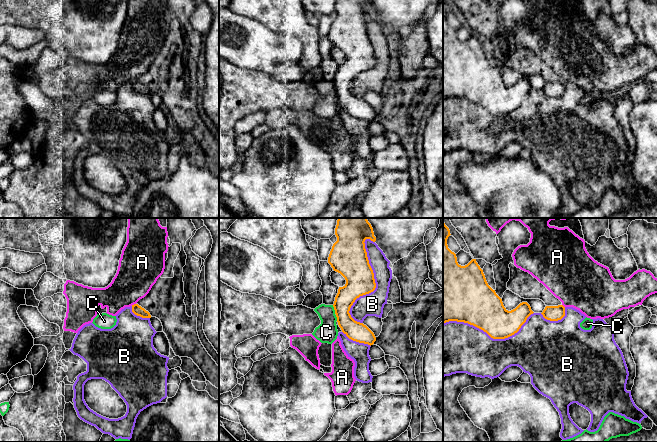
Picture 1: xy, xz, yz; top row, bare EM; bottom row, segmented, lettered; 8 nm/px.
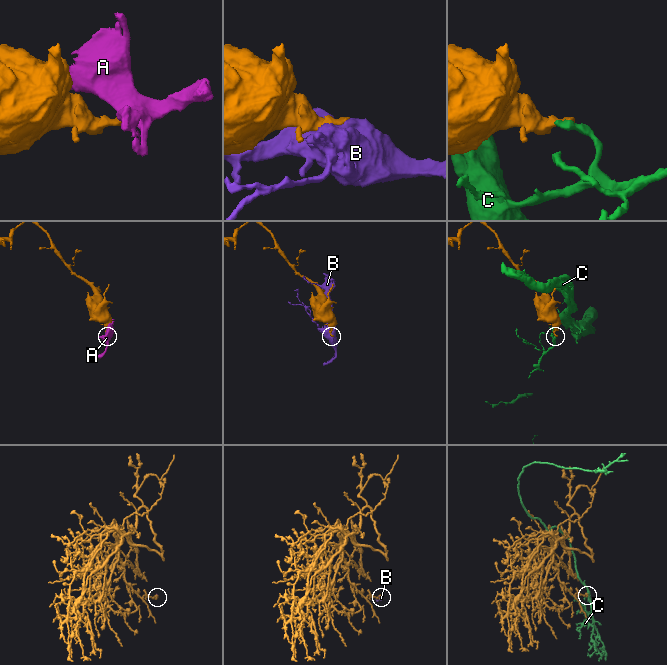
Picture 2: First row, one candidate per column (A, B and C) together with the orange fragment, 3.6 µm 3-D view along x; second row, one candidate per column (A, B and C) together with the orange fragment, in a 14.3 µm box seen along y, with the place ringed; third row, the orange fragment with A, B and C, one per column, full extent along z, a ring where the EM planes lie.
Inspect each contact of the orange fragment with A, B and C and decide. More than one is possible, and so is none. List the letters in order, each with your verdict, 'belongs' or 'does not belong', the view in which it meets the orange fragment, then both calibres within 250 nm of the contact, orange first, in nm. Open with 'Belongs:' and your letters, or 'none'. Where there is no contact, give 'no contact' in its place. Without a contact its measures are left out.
Belongs: none
A: does not belong; contact in xy; calibres 80 and 320 nm
B: does not belong; contact in xz; calibres 260 and 190 nm
C: does not belong; contact in xz; calibres 170 and 170 nm

